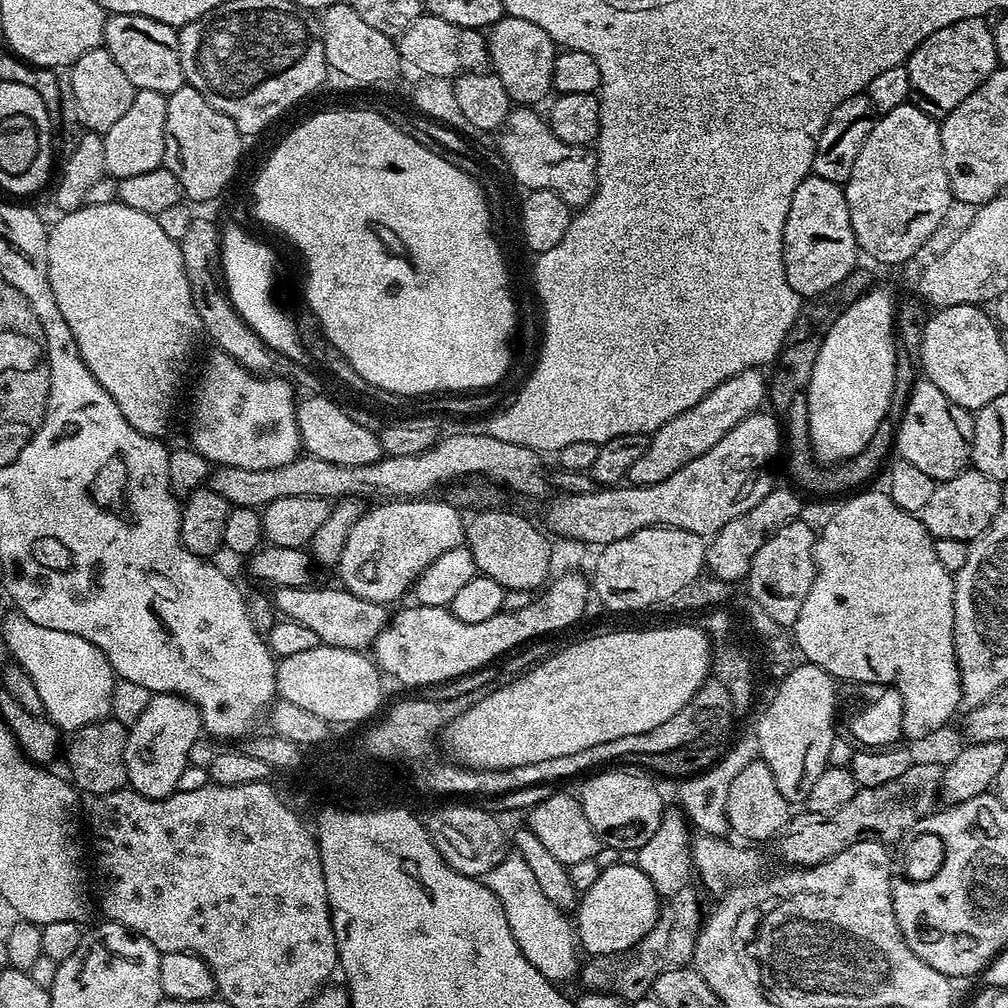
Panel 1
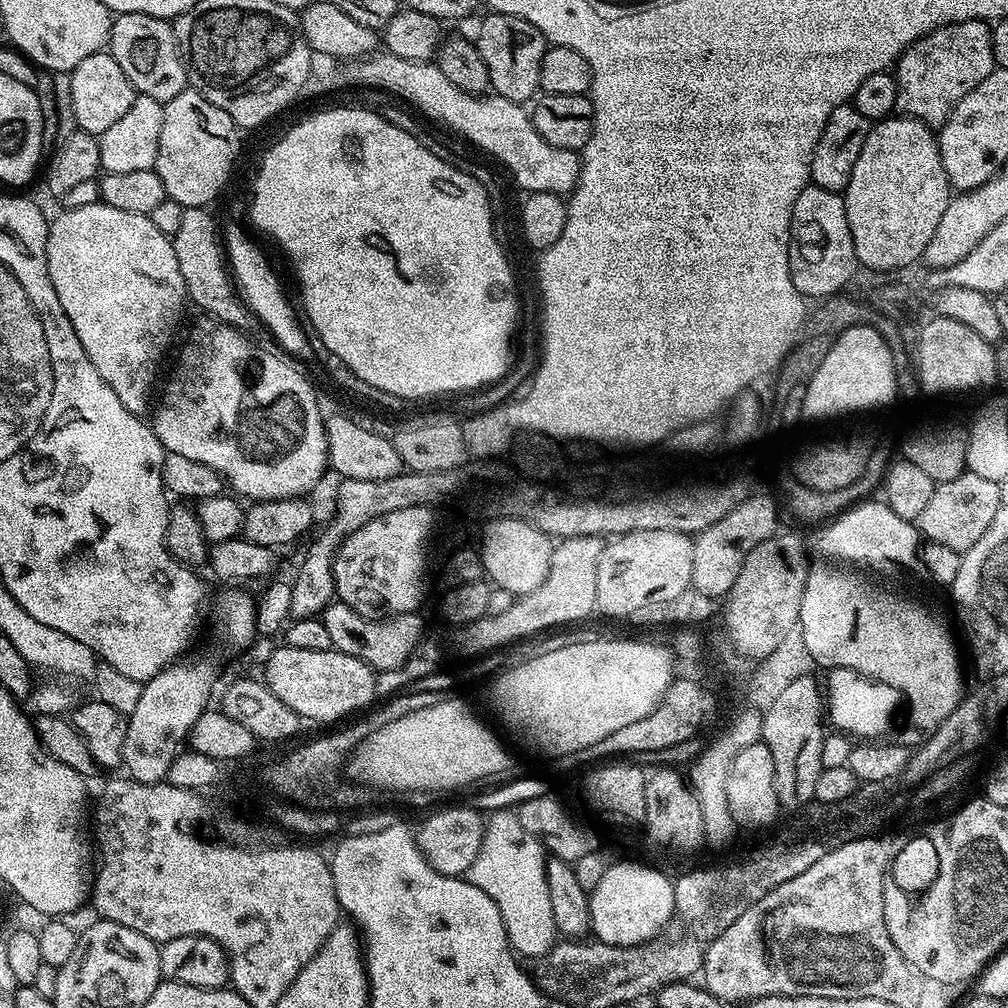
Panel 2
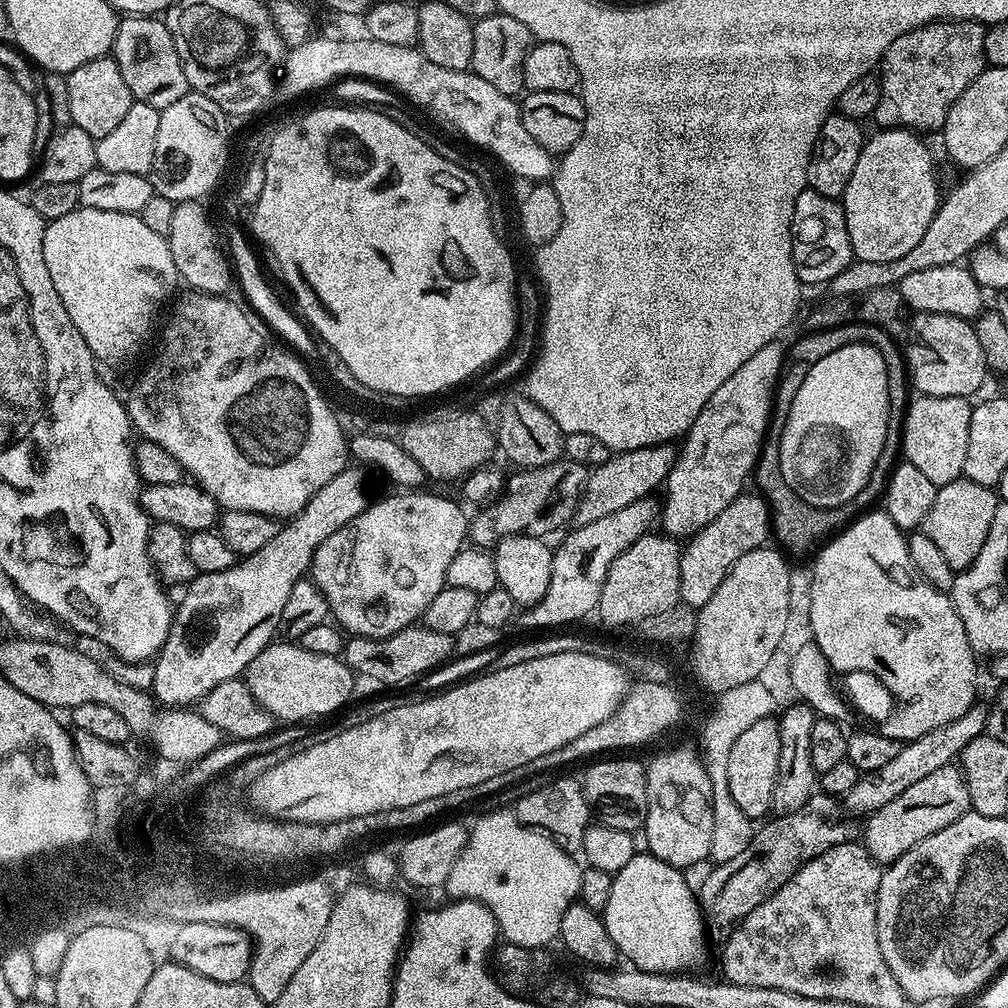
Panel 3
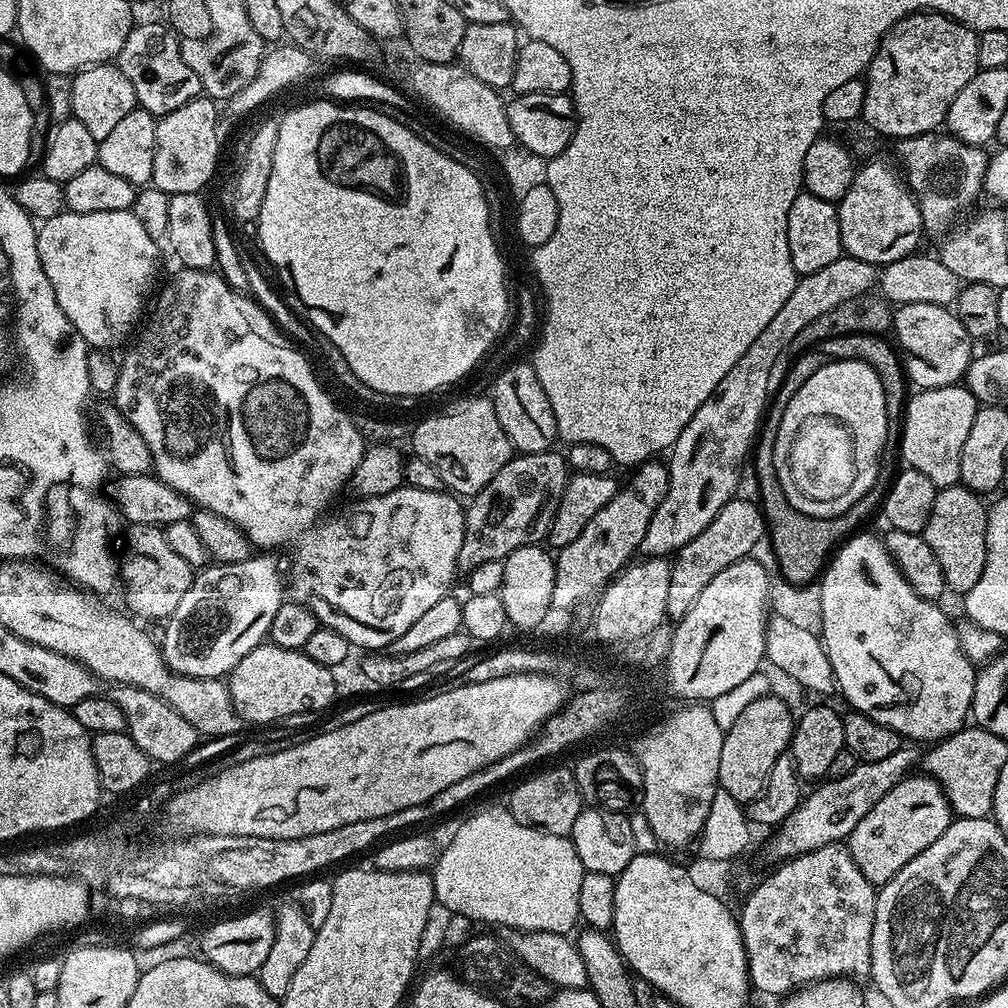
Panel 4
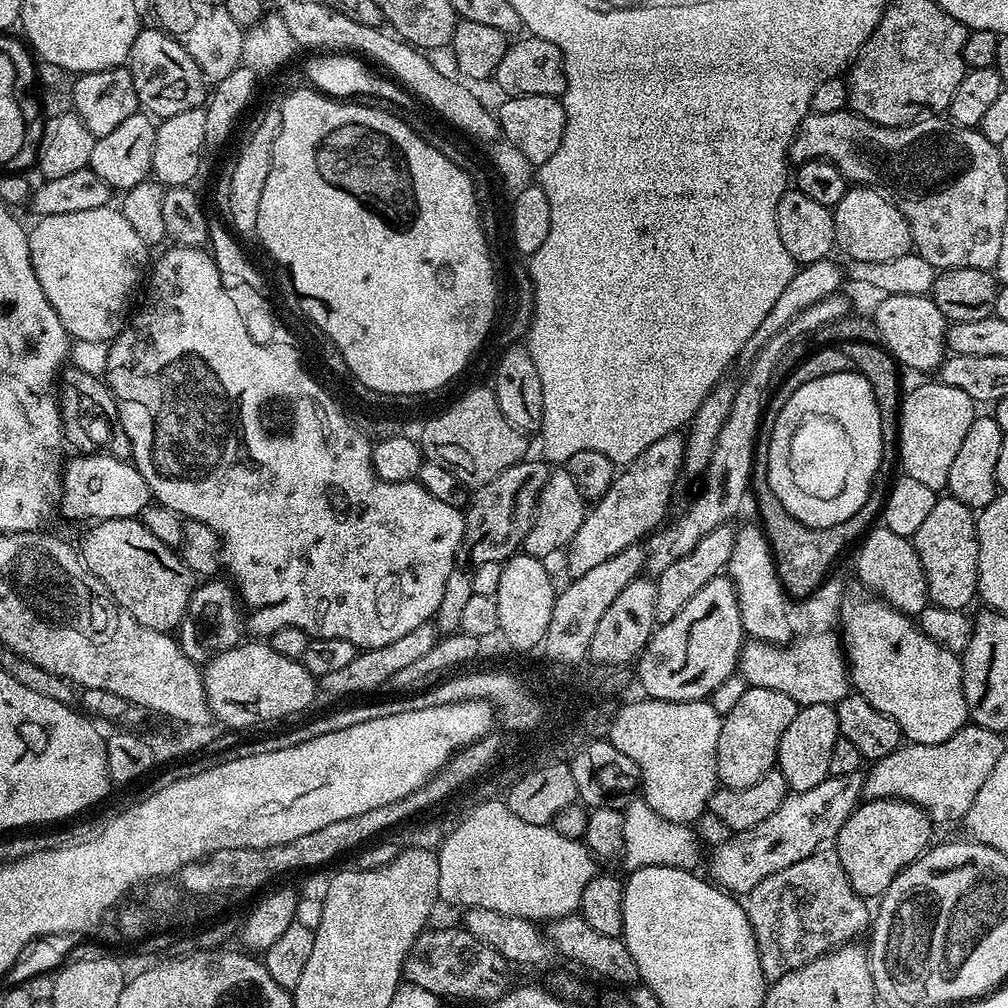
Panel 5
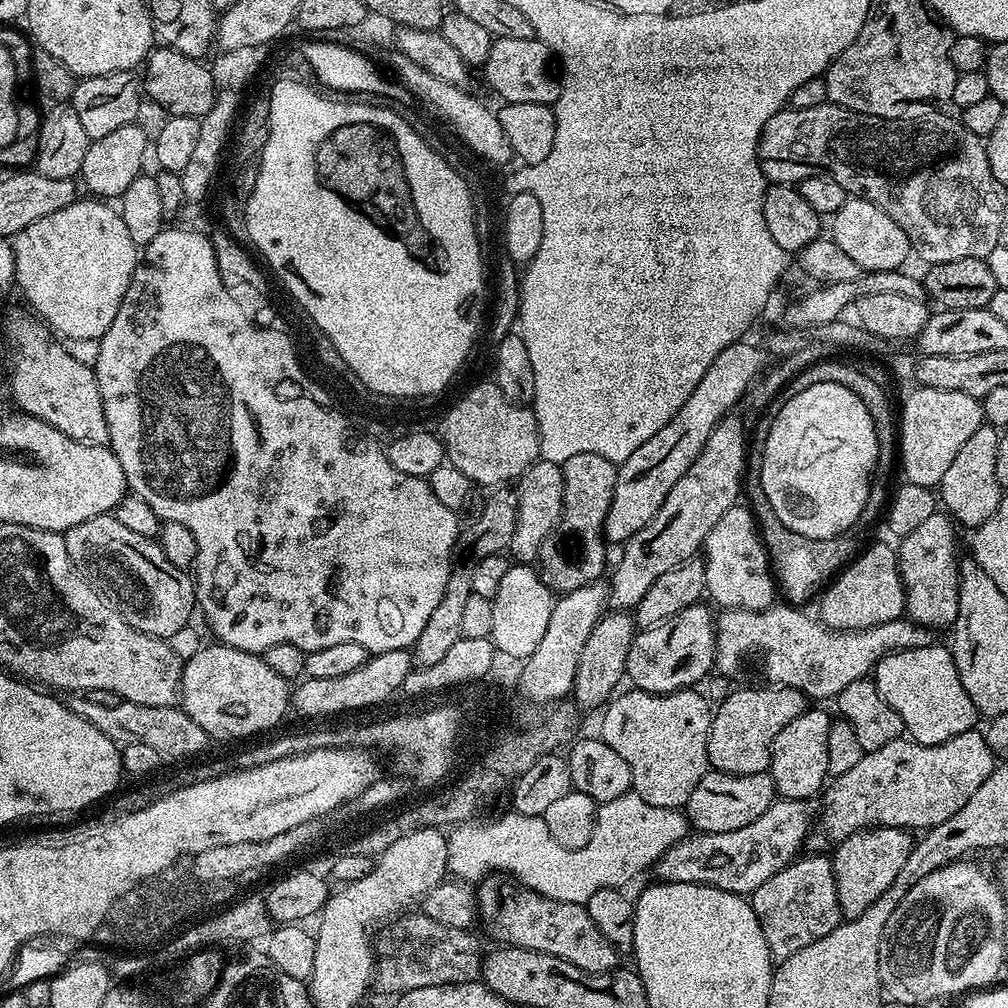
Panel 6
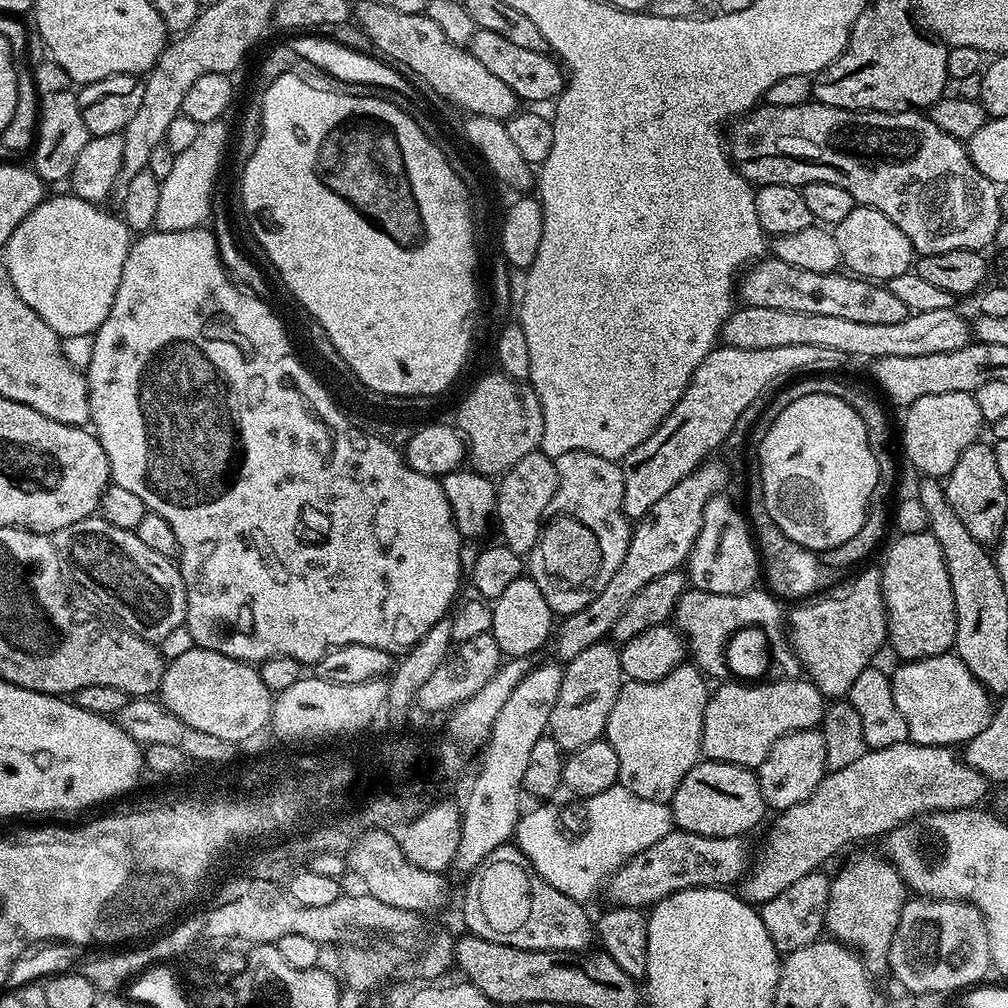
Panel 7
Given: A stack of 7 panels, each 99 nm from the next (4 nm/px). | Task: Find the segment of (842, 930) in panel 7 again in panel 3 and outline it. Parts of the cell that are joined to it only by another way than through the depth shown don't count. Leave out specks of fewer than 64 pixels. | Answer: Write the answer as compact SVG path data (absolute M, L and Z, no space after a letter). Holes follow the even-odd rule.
M955 763L934 770L929 777L914 782L903 794L871 813L862 828L862 843L872 859L882 866L896 861L918 842L958 822L972 807L964 774Z

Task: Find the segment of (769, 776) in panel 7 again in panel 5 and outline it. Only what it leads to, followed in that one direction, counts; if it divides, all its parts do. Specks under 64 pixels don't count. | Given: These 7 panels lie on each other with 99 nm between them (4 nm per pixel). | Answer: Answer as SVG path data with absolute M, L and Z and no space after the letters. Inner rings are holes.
M831 704L797 707L794 722L786 726L786 734L782 734L782 742L778 744L776 768L786 778L792 792L814 790L818 782L828 777L830 770L830 754L834 751L834 742L841 739L838 726L838 714Z

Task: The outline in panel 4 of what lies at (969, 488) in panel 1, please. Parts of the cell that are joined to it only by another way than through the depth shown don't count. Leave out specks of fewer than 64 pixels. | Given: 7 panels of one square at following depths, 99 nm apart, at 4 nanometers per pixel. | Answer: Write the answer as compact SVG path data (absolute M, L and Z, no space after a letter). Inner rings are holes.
M958 483L937 491L930 518L922 533L924 540L934 550L938 566L942 566L947 591L963 594L970 591L982 578L986 566L986 522L988 521L987 503L983 504L981 493L971 492Z

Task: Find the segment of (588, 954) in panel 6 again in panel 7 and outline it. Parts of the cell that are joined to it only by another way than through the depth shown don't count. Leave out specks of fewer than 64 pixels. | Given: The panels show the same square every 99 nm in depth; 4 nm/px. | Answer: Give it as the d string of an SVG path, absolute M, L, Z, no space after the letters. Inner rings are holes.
M522 866L522 870L524 870L526 882L528 882L528 914L520 922L520 926L516 926L514 930L508 930L508 932L500 930L498 934L510 934L510 938L520 936L526 942L522 942L522 947L520 947L520 942L510 942L510 940L503 940L500 944L531 952L583 953L585 950L591 949L594 944L594 920L593 917L588 917L588 912L584 909L587 907L581 901L562 894L562 890L554 890L554 886L550 886L544 881L534 869Z

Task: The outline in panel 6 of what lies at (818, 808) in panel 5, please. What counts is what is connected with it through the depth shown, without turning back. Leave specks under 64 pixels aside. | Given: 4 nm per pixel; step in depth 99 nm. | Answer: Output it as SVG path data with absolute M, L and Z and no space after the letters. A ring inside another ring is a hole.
M776 798L762 818L754 818L754 822L742 826L742 830L683 836L656 860L655 879L661 884L705 884L708 888L747 897L797 857L800 843L808 836L808 823L814 820L814 812L812 816L808 807L807 800Z

